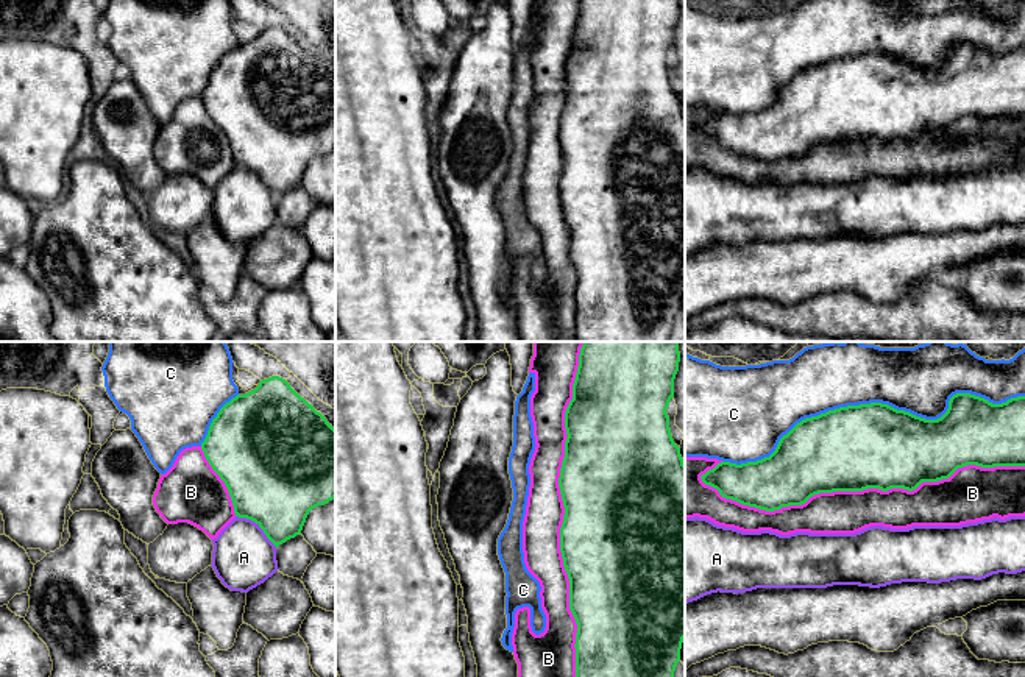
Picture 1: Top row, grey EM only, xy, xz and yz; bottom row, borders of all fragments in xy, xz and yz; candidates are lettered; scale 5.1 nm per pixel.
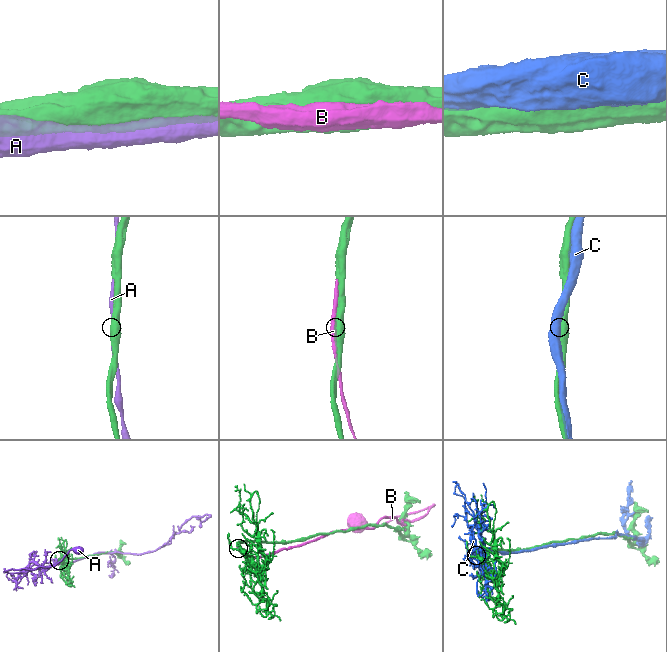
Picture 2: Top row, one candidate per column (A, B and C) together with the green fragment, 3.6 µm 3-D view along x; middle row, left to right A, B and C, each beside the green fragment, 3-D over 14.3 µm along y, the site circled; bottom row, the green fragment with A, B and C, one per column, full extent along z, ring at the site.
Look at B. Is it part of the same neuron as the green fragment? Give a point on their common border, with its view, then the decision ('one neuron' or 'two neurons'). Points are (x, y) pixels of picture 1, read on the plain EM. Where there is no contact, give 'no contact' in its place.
yz (861, 141) | one neuron

